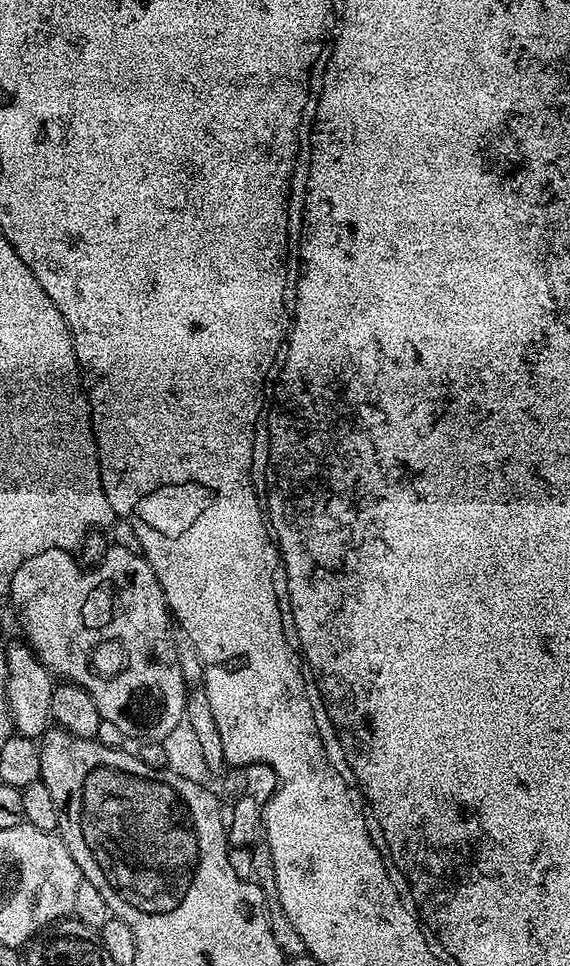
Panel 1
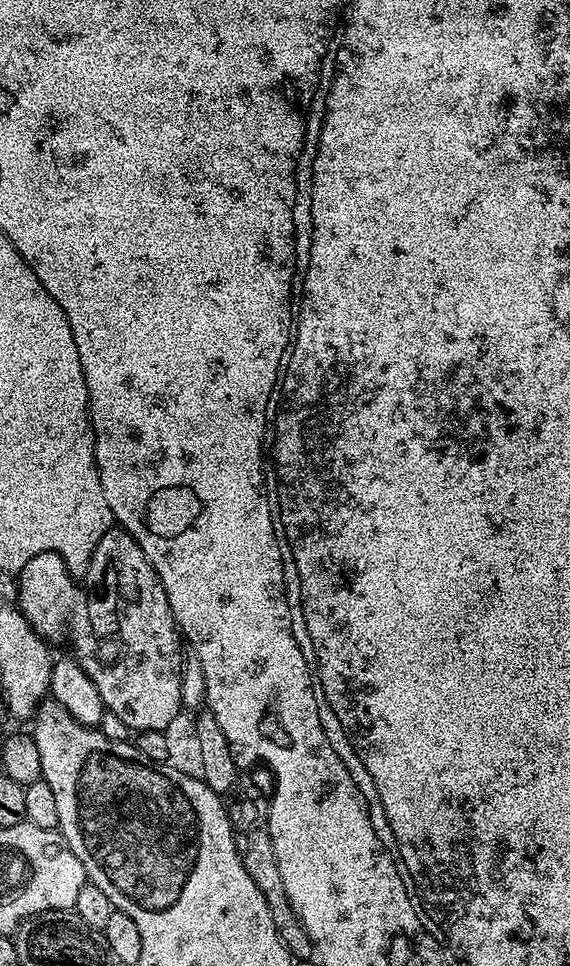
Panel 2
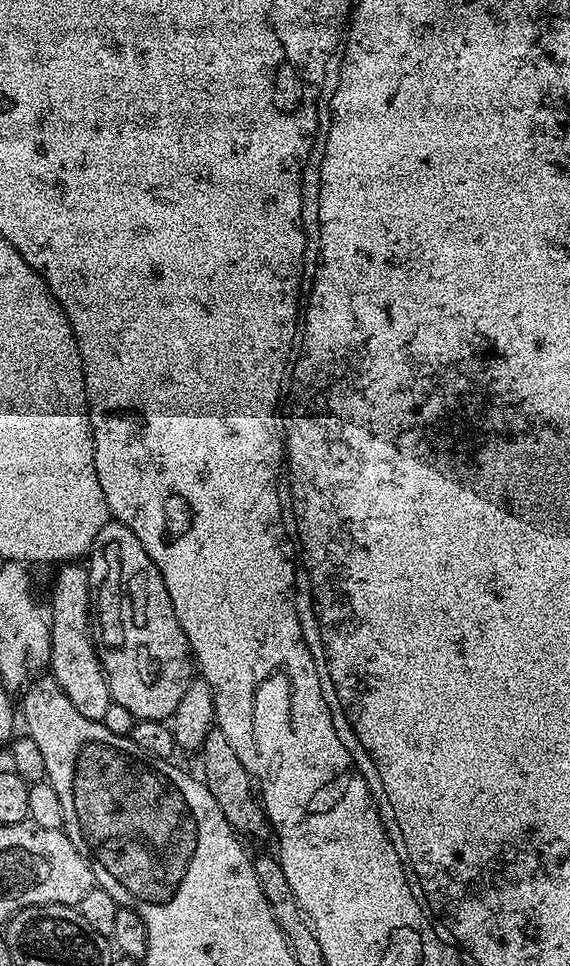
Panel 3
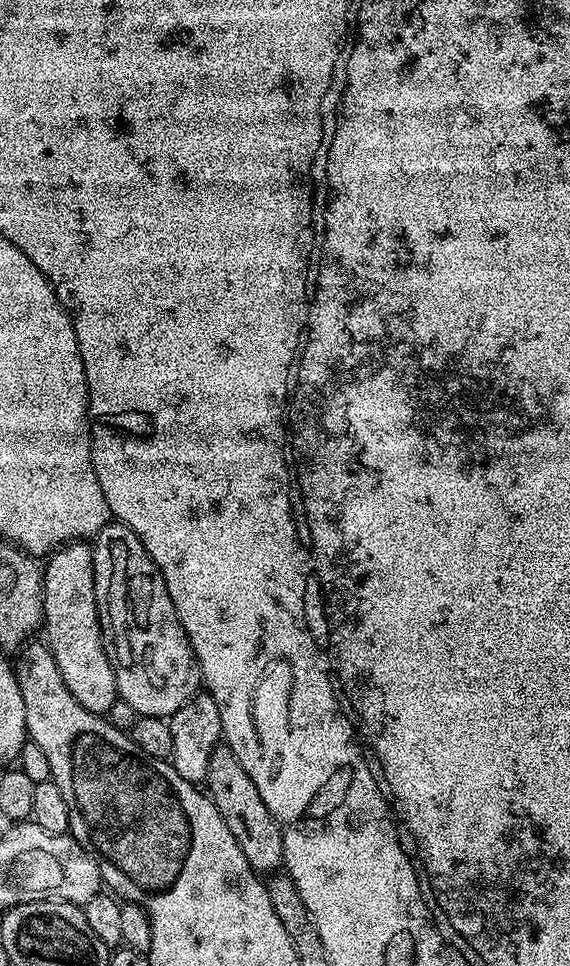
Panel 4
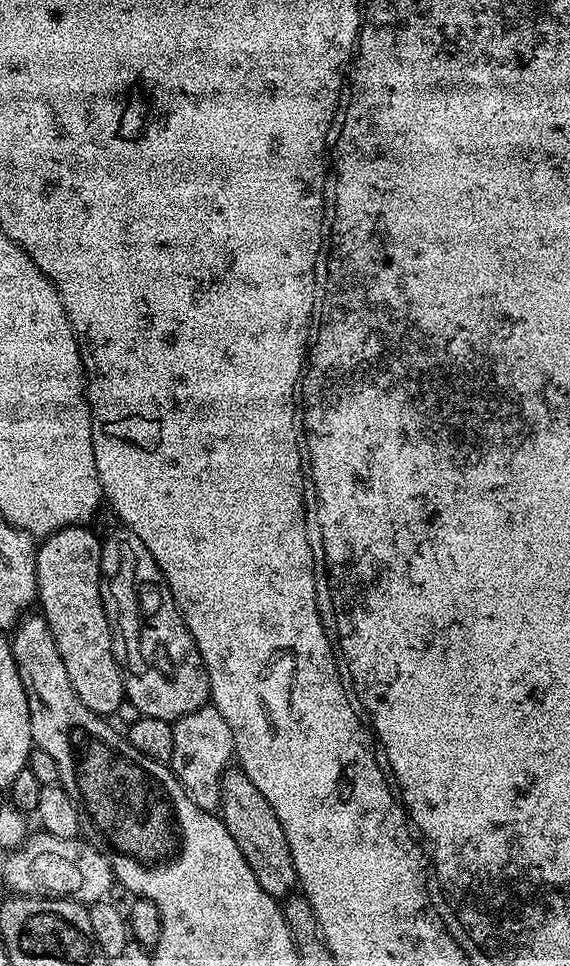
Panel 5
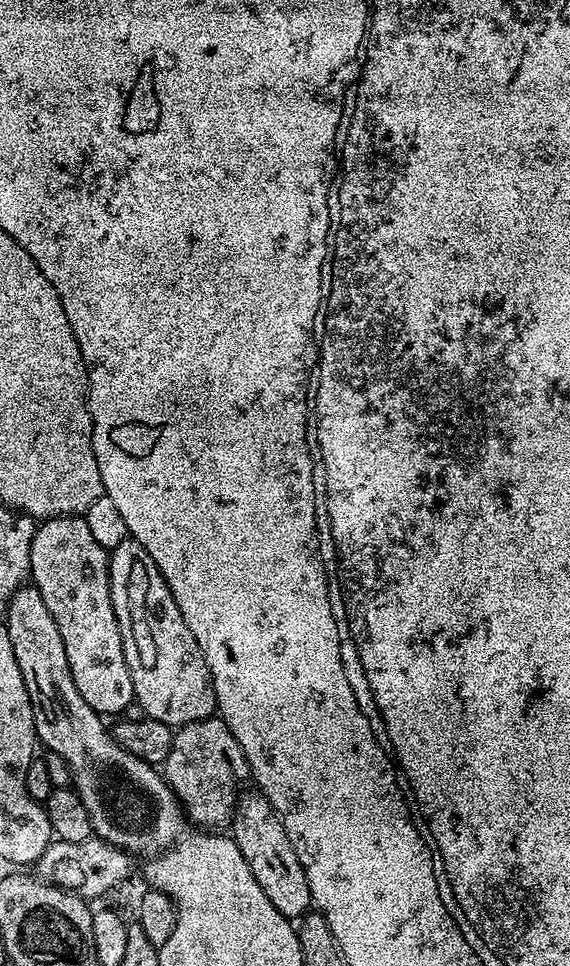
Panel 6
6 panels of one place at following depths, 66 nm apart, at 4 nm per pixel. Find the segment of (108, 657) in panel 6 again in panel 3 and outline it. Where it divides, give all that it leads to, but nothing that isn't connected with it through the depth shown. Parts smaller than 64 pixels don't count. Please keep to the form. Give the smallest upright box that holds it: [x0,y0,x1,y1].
[50,562,114,720]

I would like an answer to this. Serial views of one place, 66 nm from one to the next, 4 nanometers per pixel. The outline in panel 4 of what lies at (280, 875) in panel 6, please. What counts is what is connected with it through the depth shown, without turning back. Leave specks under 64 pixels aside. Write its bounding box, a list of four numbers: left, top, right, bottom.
[206,746,284,874]

